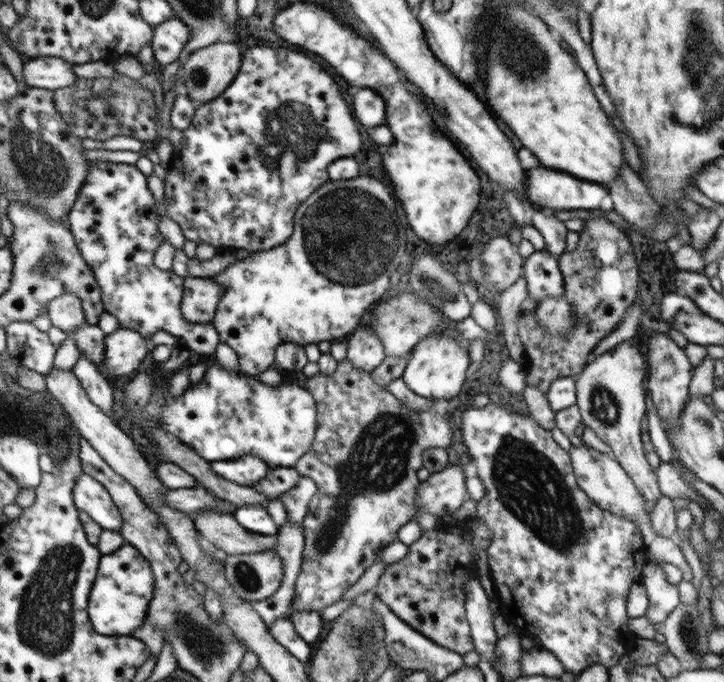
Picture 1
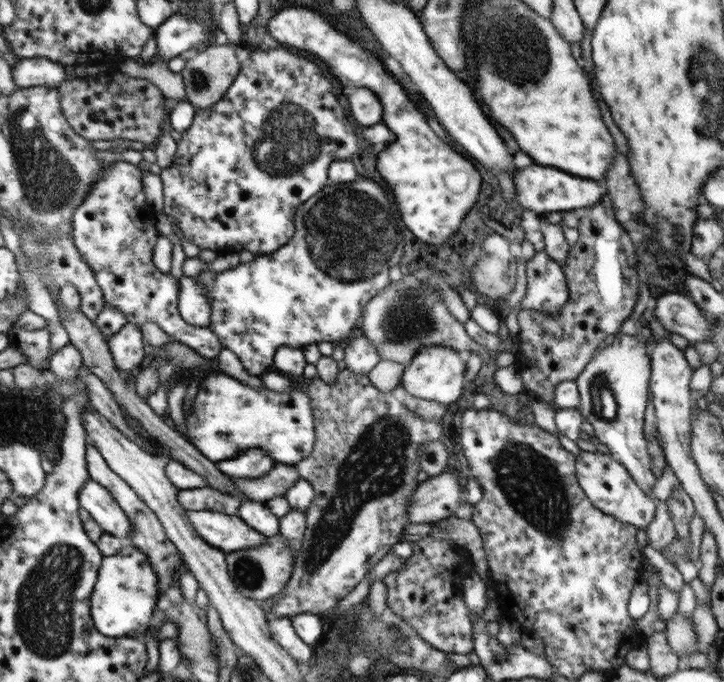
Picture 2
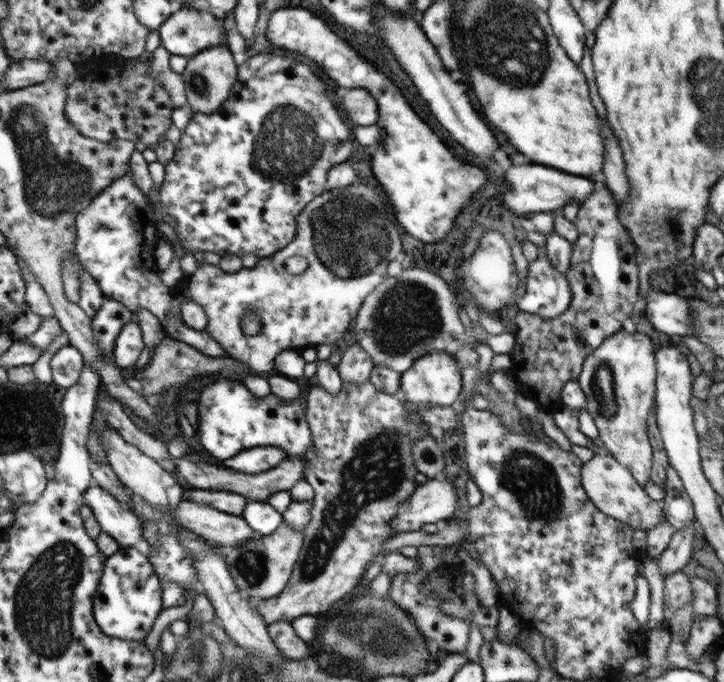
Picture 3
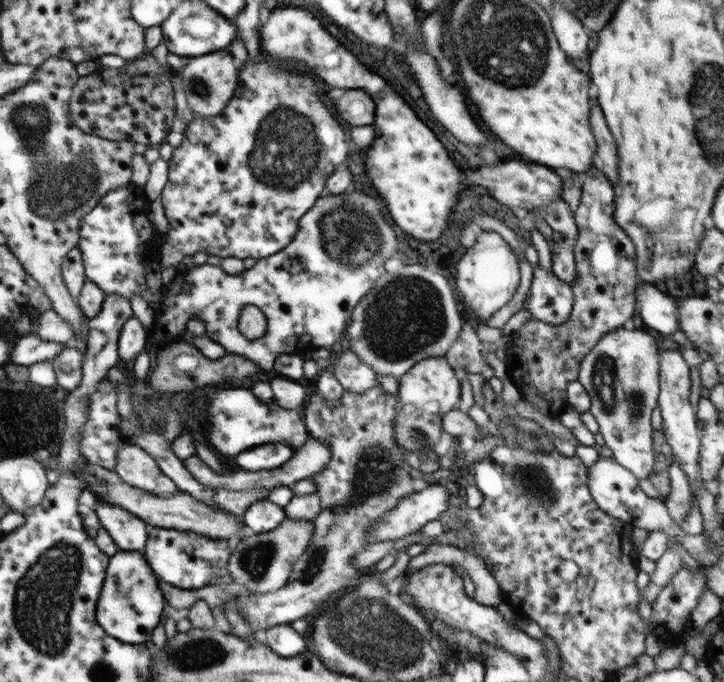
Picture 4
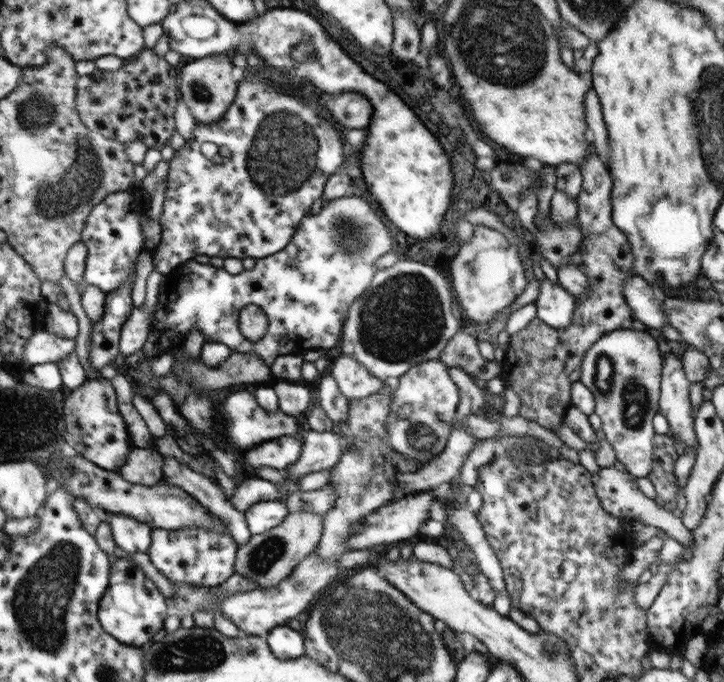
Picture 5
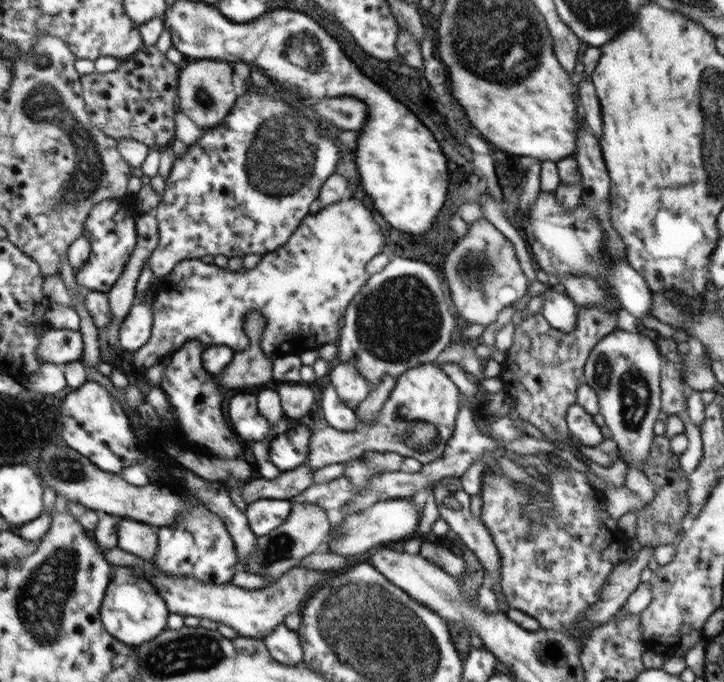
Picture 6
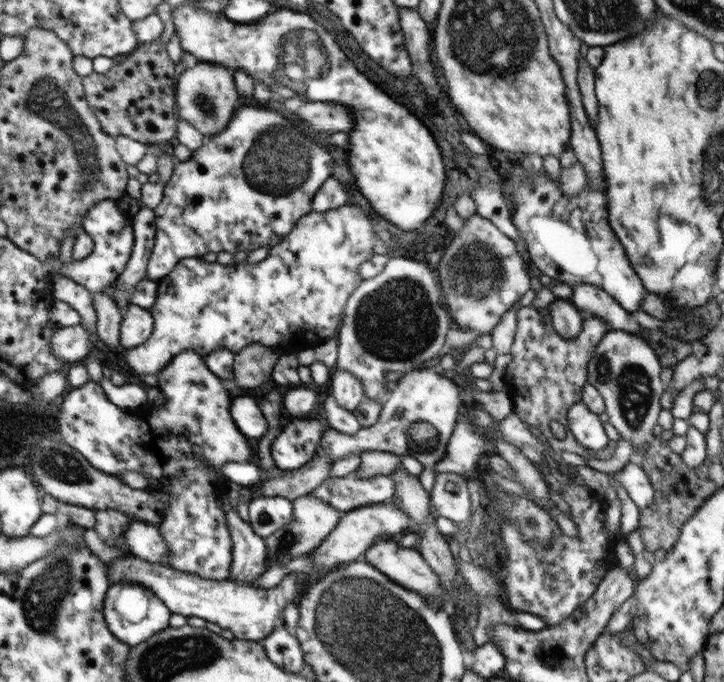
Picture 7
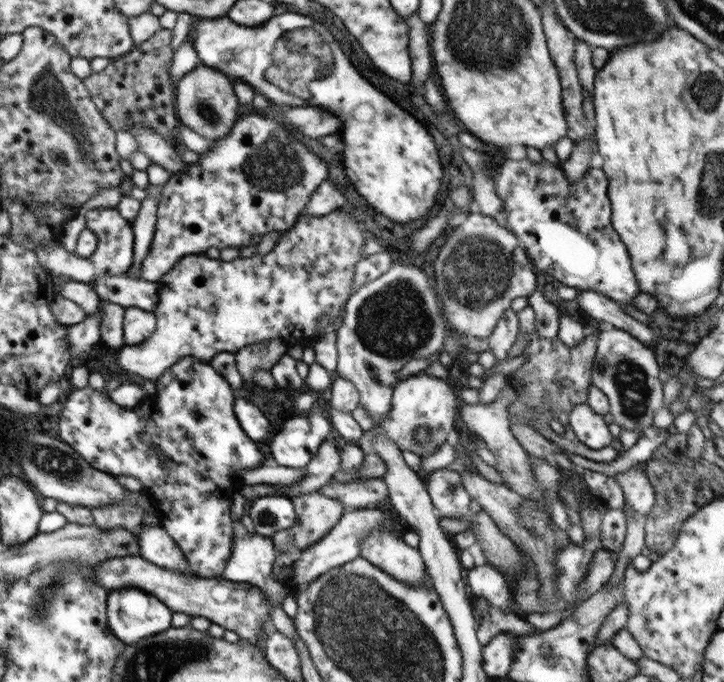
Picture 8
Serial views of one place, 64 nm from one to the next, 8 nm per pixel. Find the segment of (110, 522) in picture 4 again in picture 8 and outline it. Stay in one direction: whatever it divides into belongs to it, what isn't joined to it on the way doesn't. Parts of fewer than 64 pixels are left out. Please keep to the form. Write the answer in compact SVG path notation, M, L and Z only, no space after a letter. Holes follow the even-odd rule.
M141 526L139 532L134 532L139 540L140 544L140 557L146 559L152 564L156 564L160 567L169 568L170 570L177 570L187 576L193 576L193 572L190 570L188 561L186 560L183 550L176 544L176 541L159 526Z

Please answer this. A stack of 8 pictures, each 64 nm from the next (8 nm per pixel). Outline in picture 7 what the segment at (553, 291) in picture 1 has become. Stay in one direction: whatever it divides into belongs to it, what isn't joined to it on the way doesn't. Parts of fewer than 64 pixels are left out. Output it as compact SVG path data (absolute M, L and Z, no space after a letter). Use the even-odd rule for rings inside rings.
M555 295L550 297L553 298L553 301L548 307L550 308L550 316L556 332L562 338L568 340L576 338L583 327L582 312L574 304L569 303L568 299L562 299L560 296Z

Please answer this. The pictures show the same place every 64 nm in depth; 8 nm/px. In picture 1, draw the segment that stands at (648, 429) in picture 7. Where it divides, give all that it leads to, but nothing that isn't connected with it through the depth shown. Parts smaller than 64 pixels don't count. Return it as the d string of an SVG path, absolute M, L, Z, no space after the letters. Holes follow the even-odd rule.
M636 340L624 341L590 361L575 378L576 405L583 423L614 452L614 458L634 481L646 502L646 512L652 516L662 497L657 471L648 462L642 446L640 423L646 417L647 362L644 346Z

